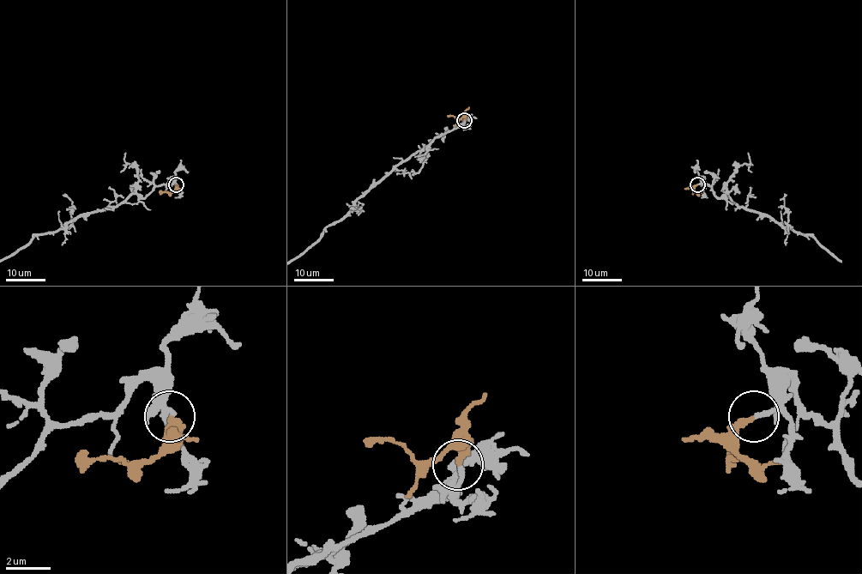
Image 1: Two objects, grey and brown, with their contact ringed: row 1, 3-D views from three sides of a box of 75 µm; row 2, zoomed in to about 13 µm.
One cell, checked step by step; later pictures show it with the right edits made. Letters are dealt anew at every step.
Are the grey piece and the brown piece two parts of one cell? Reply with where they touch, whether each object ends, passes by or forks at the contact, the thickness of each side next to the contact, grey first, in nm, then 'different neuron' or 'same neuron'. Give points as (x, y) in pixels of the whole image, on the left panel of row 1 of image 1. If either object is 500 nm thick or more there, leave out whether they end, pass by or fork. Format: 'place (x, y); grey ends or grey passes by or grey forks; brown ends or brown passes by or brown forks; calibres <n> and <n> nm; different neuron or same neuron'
place (176, 184); grey ends; brown ends; calibres 190 and 300 nm; same neuron

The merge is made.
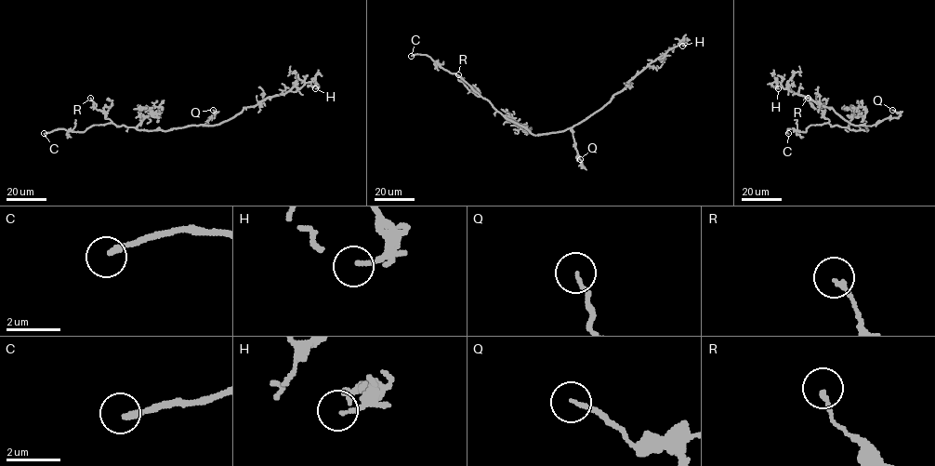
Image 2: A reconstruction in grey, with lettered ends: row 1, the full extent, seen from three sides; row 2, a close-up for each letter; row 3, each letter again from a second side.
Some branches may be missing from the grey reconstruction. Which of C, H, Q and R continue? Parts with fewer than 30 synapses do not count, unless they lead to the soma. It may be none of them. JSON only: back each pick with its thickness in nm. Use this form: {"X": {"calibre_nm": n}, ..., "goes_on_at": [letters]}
{"C": {"calibre_nm": 200}, "goes_on_at": ["C"]}

